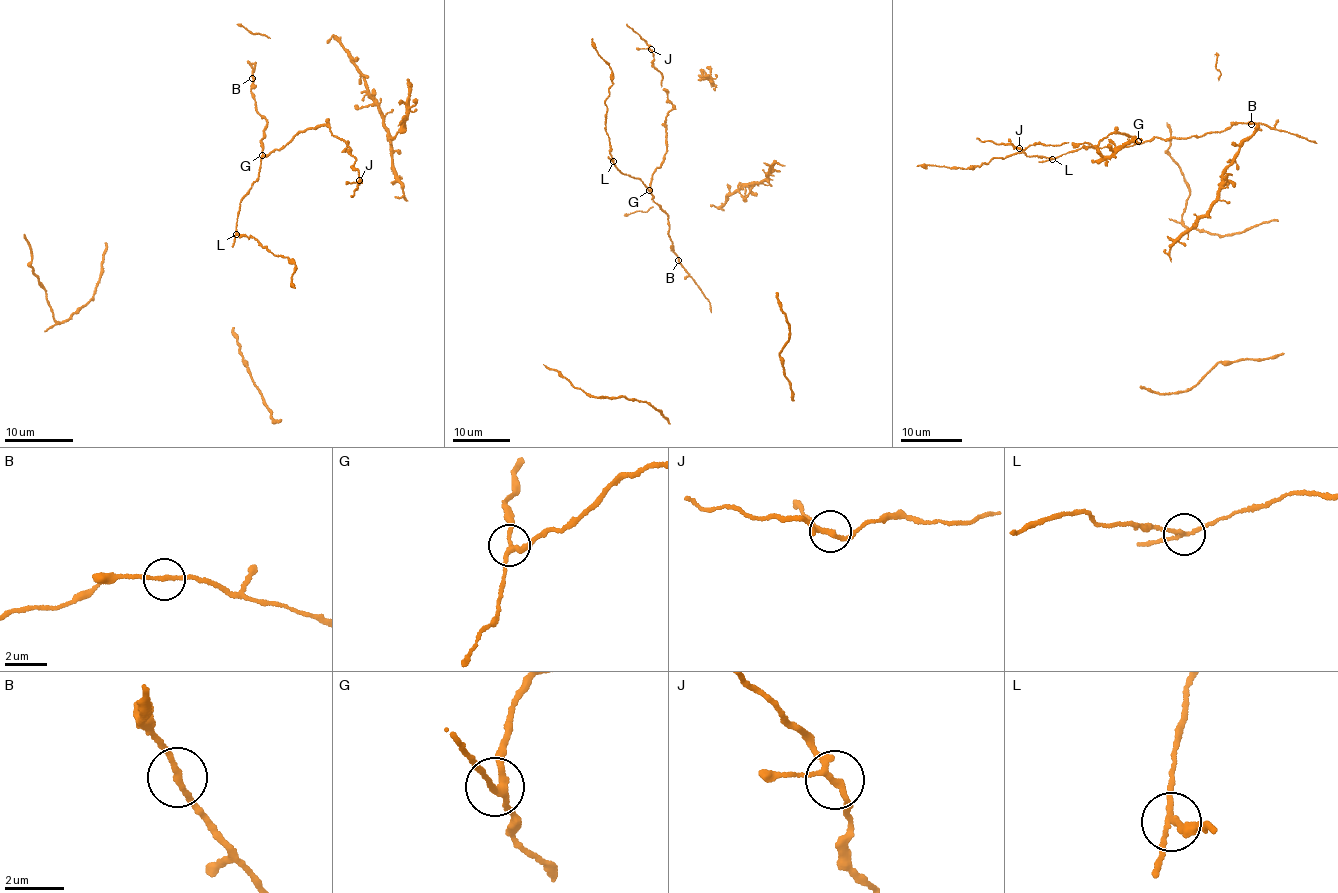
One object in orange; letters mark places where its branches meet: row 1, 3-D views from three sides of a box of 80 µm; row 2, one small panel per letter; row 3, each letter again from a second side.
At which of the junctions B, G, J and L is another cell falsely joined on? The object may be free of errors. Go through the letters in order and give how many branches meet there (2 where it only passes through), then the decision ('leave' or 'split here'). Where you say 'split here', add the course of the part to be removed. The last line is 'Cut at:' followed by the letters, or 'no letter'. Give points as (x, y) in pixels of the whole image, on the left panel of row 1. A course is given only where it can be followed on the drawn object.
B: branches 2; leave
G: branches 3; leave
J: branches 3; leave
L: branches 3; split here; course (236, 233), (254, 238), (269, 253), (287, 257), (296, 265), (291, 283), (294, 287)
Cut at: L

